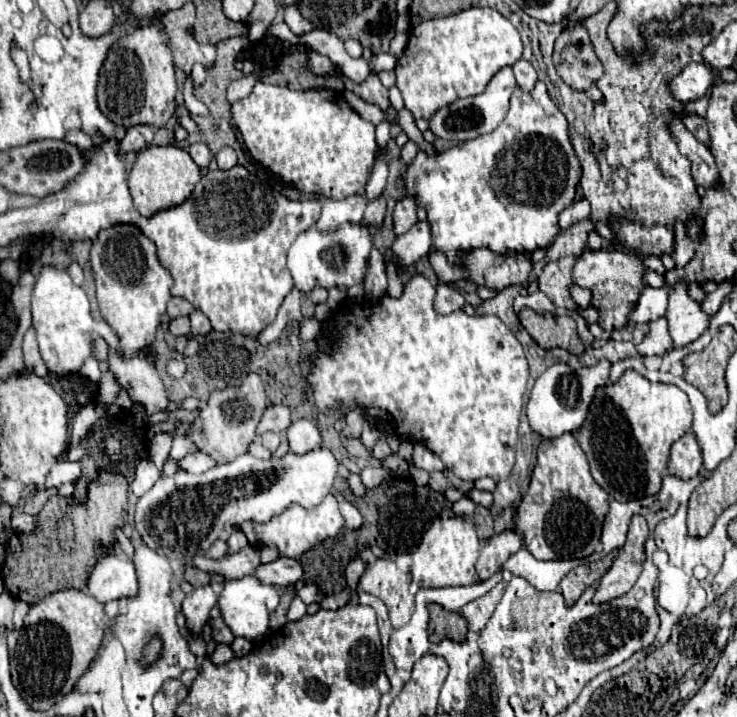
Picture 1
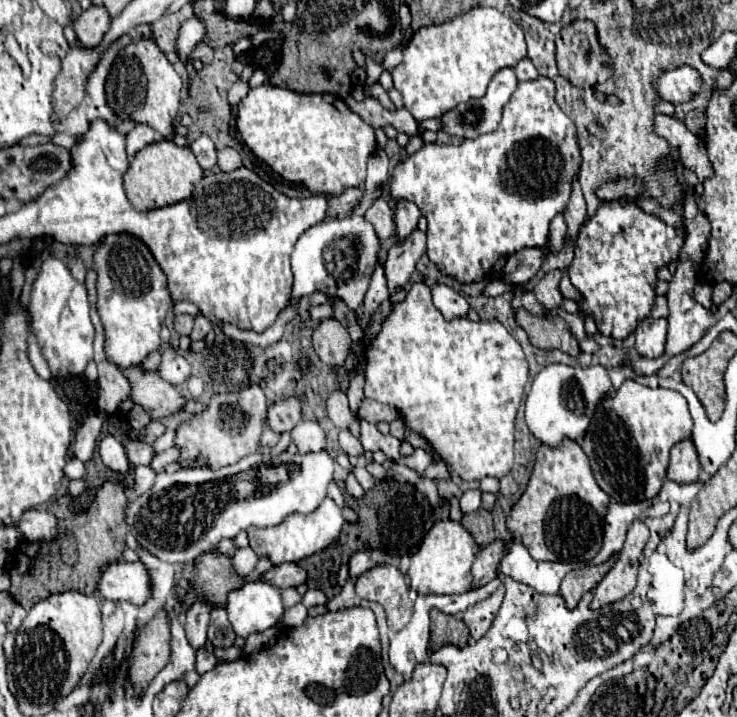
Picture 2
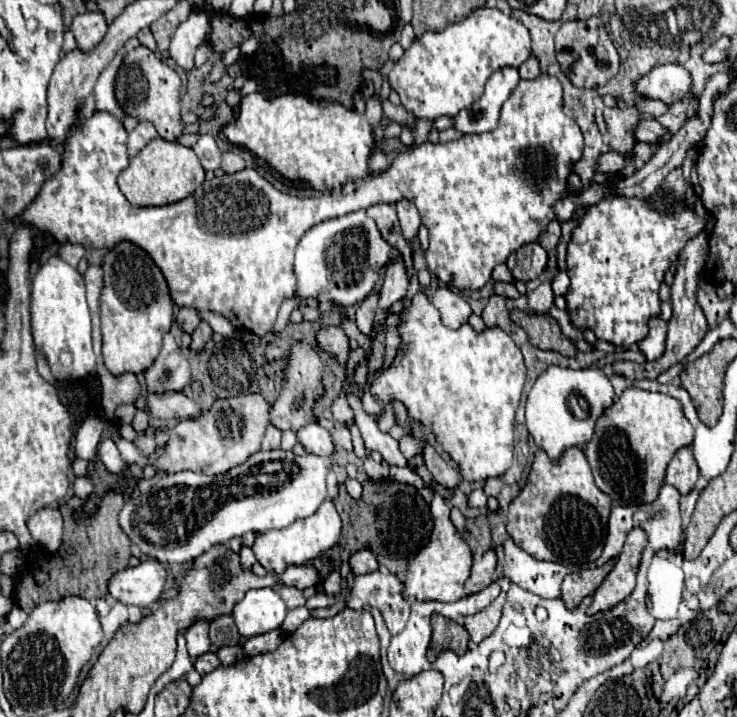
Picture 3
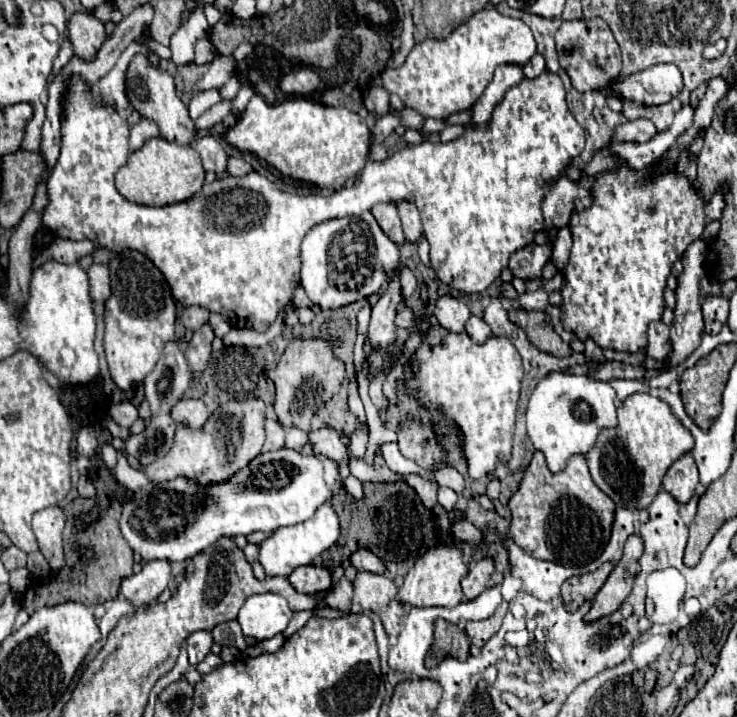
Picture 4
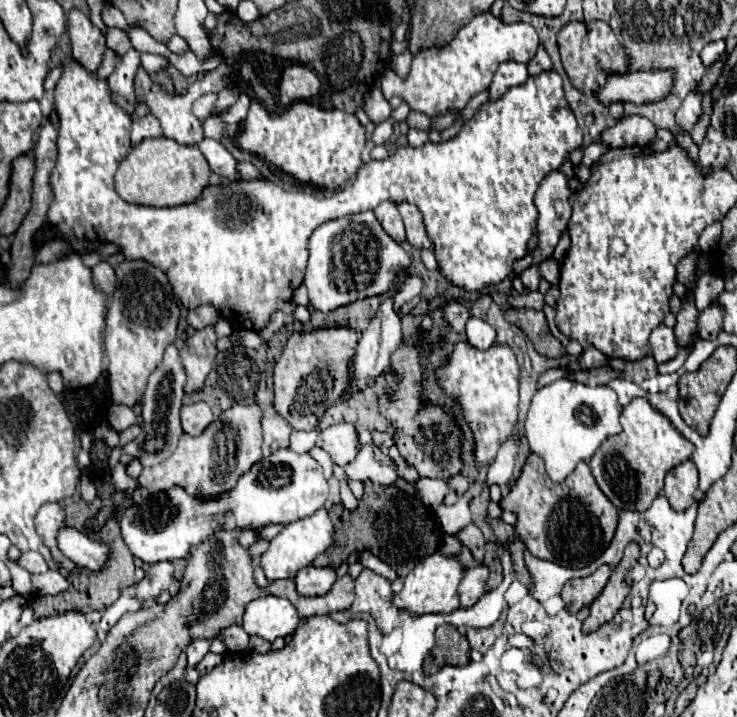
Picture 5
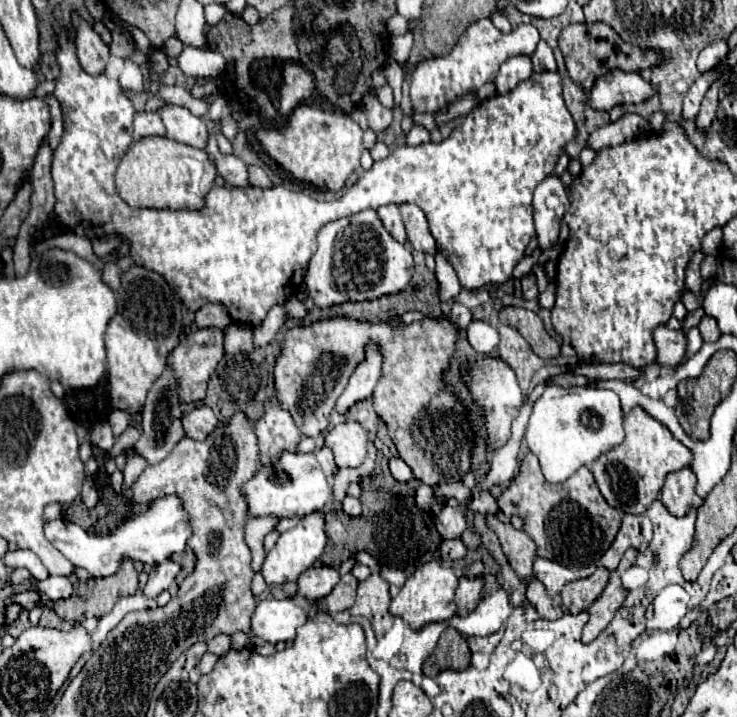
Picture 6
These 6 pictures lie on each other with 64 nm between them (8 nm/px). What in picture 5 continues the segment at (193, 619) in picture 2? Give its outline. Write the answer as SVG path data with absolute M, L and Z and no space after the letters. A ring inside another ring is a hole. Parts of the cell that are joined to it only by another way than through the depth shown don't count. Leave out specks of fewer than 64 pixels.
M198 638L198 640L192 640L186 648L186 654L188 654L188 666L196 666L210 650L210 640L206 638Z

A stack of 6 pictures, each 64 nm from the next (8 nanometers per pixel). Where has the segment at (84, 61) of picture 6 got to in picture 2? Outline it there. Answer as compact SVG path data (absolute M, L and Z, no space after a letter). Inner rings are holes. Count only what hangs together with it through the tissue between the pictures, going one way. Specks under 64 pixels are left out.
M92 4L88 10L84 10L76 22L74 22L74 32L78 36L78 40L82 42L82 46L86 48L92 48L92 46L98 46L104 38L104 34L108 32L110 28L110 14L104 6L96 6Z

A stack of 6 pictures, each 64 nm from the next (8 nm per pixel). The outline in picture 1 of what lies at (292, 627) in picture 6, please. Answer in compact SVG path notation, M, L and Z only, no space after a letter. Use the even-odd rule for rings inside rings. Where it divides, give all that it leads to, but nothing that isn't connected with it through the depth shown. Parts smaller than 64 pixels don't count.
M244 576L236 580L226 580L224 590L218 598L218 608L224 618L224 624L232 630L234 636L242 636L250 642L264 638L268 632L268 618L278 606L278 590L274 586L260 584L254 576Z

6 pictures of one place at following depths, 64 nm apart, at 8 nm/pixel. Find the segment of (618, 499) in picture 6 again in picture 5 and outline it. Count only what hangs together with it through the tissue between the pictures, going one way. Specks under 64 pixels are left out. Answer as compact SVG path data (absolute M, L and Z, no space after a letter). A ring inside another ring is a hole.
M634 398L620 412L622 432L608 436L590 458L588 466L600 490L618 510L644 512L664 486L664 476L676 464L692 456L694 444L688 442L674 424L658 412L646 398Z

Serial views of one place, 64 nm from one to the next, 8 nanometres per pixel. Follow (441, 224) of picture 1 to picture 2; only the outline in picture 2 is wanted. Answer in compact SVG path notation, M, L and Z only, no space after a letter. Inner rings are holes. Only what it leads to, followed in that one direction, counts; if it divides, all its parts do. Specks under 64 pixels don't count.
M548 78L520 82L504 106L498 130L460 144L424 144L392 172L388 190L394 198L412 200L427 220L427 249L430 260L444 276L460 282L478 282L500 258L522 248L540 248L548 242L550 222L570 200L572 180L580 170L580 148L576 126L554 100L556 86Z

